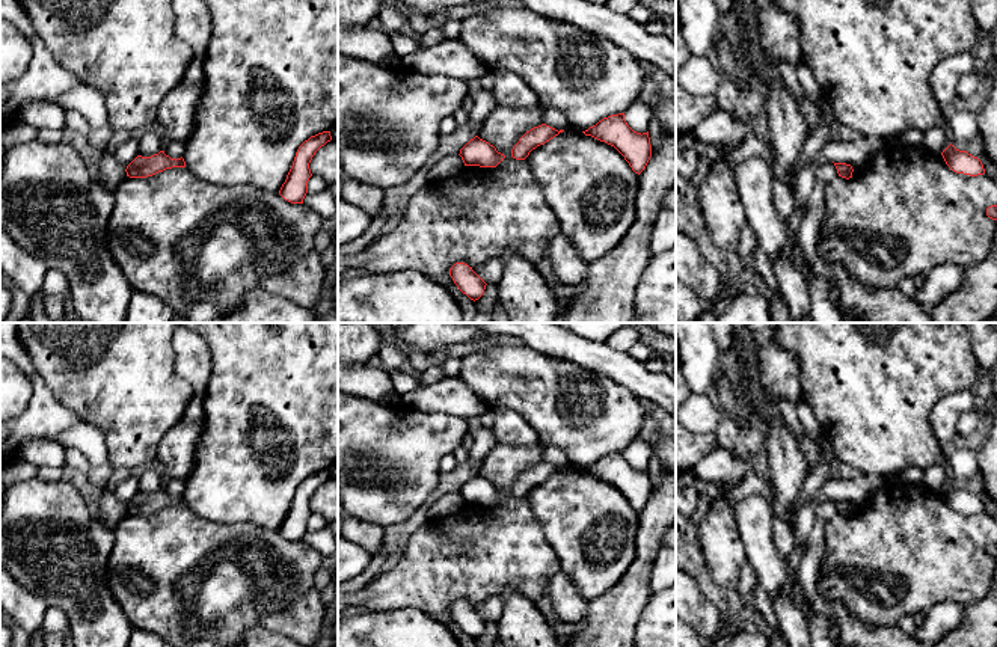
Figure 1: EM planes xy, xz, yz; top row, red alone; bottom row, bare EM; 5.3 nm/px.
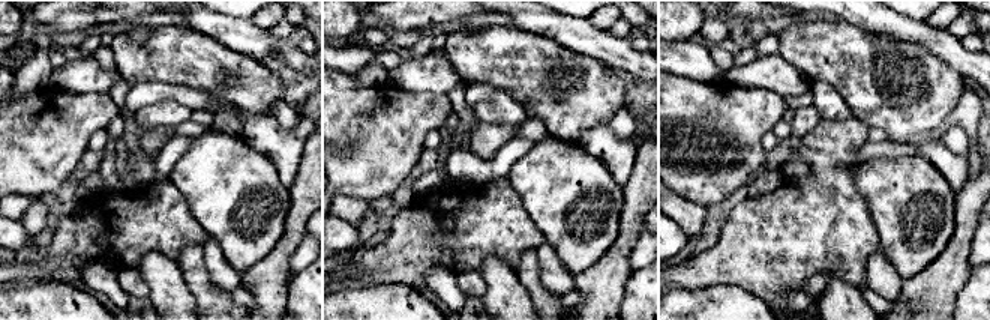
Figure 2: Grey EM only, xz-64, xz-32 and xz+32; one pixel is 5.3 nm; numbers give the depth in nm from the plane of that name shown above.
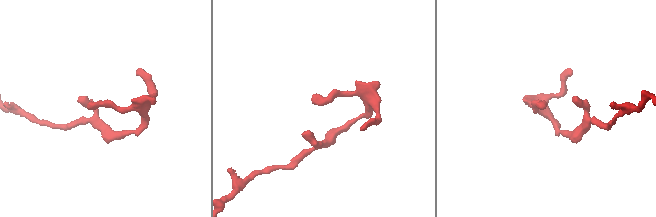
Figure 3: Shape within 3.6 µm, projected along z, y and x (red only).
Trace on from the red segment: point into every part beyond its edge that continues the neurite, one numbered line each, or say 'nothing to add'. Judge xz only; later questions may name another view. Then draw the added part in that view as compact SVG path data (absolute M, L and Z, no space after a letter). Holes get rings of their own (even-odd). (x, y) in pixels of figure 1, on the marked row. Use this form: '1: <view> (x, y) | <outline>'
nothing to add

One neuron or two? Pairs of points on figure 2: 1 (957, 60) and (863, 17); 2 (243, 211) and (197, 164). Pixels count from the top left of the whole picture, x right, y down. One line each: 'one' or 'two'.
1: one
2: one

